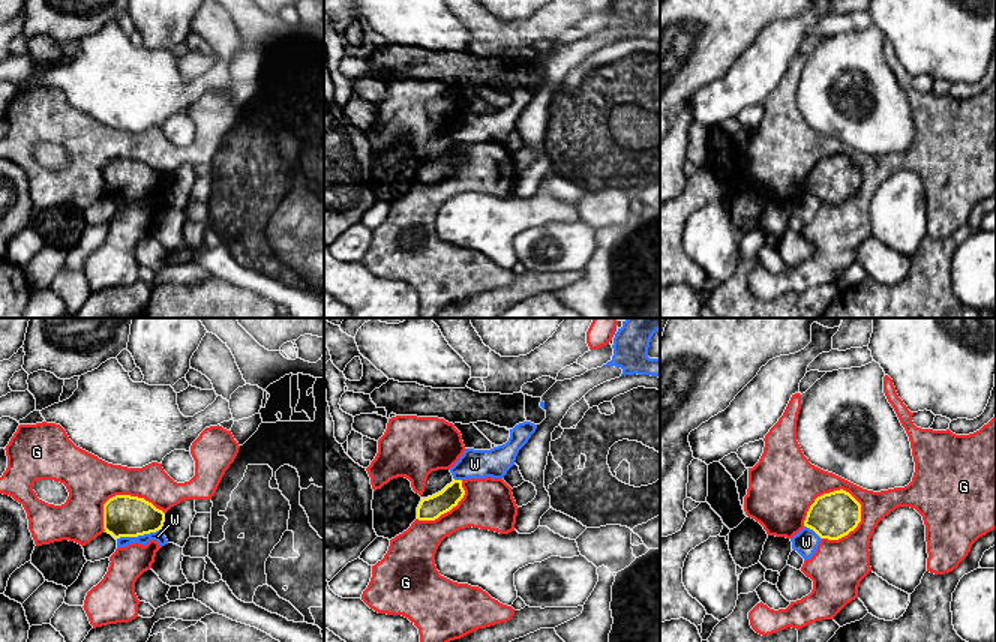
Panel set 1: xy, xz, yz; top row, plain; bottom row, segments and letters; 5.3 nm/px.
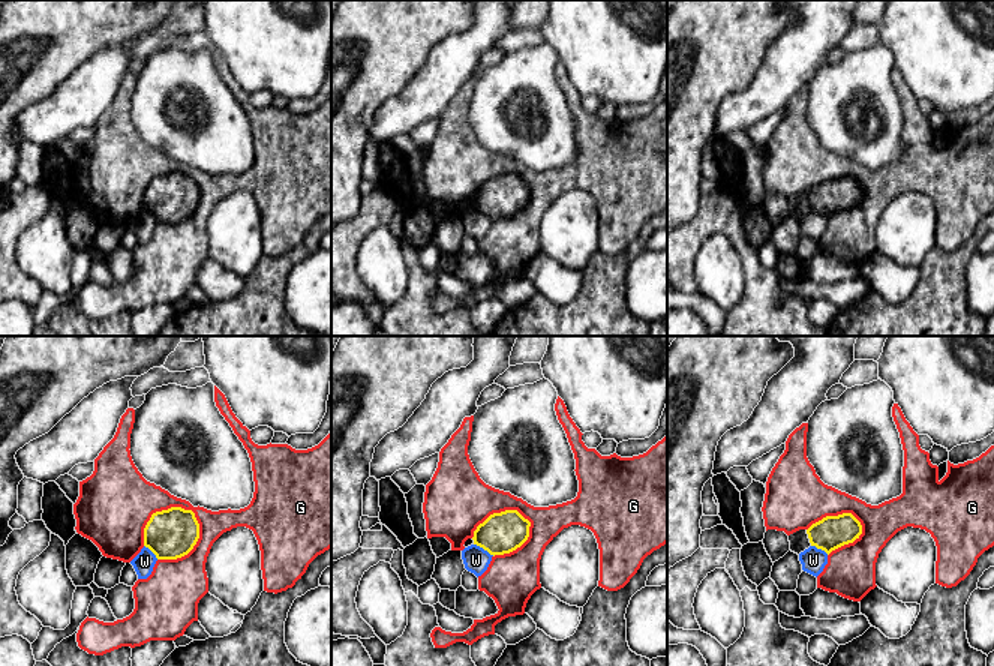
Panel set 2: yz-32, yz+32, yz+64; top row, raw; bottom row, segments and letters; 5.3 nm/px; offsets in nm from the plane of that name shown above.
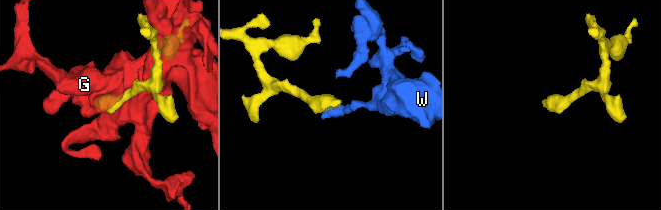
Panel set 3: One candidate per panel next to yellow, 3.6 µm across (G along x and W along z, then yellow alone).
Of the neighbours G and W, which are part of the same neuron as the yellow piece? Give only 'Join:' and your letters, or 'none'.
Join: none

